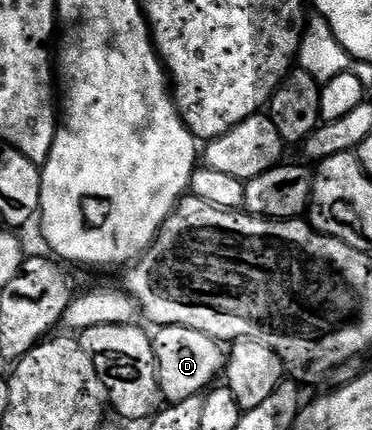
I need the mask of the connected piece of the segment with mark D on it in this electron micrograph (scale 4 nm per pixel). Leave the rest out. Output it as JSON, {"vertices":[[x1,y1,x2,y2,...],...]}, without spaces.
{"vertices":[[161,327,155,332,154,346,156,349,156,372,160,378,160,393,168,403,186,401,186,397,194,397,207,392,221,378,226,367,226,351,217,340,211,339,206,333,198,333,198,329,189,327]]}

